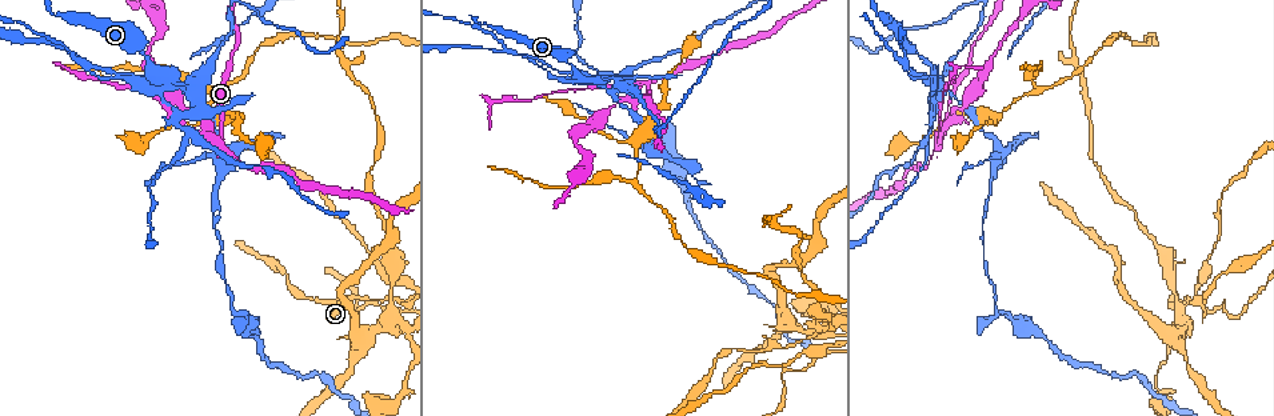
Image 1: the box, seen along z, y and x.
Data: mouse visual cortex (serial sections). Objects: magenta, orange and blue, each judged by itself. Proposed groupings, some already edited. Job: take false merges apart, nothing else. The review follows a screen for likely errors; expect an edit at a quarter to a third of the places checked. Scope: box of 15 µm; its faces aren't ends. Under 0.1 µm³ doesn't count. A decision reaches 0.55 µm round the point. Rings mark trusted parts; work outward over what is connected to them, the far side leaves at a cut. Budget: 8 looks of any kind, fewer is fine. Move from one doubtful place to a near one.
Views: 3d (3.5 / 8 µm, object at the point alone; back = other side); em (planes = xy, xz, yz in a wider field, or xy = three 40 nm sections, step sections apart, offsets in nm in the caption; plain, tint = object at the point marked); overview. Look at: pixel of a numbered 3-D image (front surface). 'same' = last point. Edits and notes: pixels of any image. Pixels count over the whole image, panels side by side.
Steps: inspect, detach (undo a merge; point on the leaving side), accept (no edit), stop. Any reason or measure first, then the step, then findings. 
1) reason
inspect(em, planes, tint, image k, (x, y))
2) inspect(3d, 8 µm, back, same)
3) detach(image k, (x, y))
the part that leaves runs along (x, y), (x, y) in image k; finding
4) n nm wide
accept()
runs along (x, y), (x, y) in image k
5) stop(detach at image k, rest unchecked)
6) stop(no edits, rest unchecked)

inspect(3d, 8 µm, image 1, (392, 302))

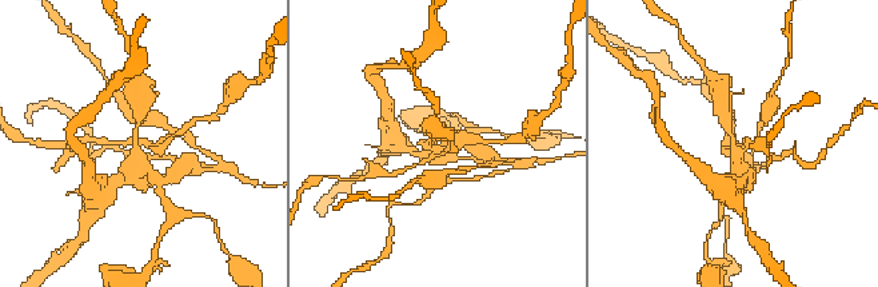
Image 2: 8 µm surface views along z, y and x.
zoom in
inspect(3d, 3.5 µm, image 2, (134, 149))

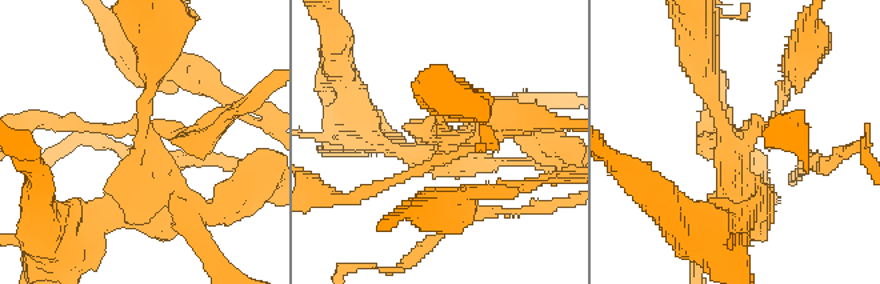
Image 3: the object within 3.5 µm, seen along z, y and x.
detach(image 3, (150, 186))
the part that leaves runs along (143, 147), (147, 188), (74, 234) in image 3; a second cell is stuck on

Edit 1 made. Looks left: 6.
sharp bend
inspect(3d, 8 µm, image 1, (219, 145))

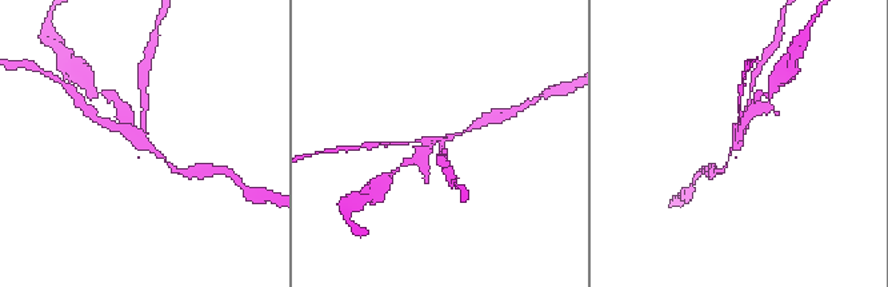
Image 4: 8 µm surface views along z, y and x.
now the EM
inspect(em, xy, step 3, tint, image 4, (741, 137))

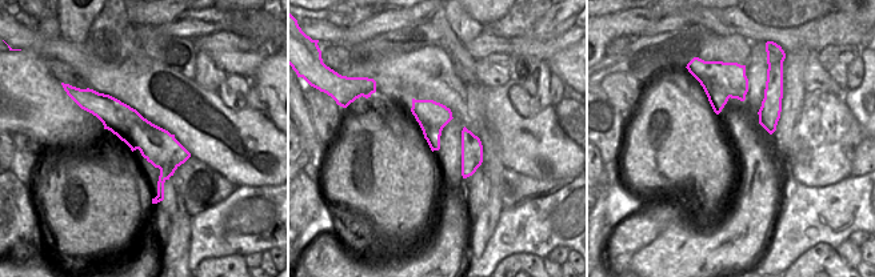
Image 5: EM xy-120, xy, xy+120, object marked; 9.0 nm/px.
detach(image 4, (126, 122))
a second cell is stuck on

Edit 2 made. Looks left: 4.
stop(detach at image 3, detach at image 4, rest unchecked)

